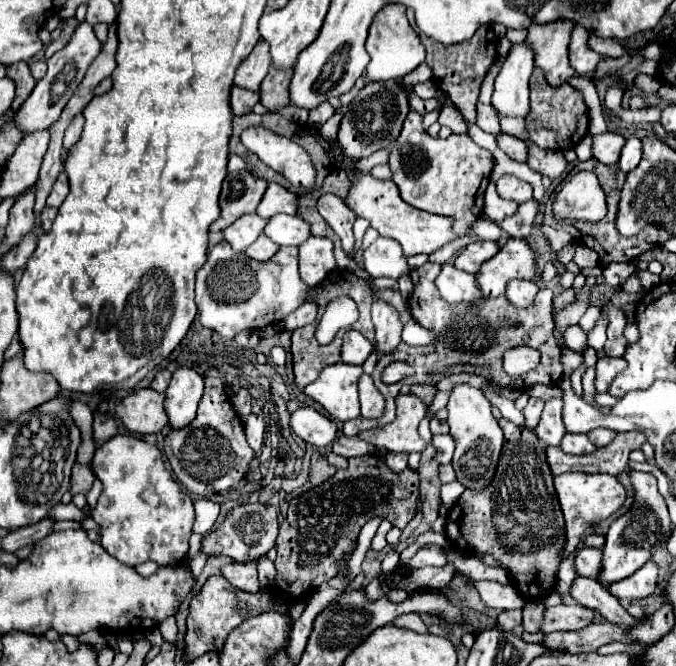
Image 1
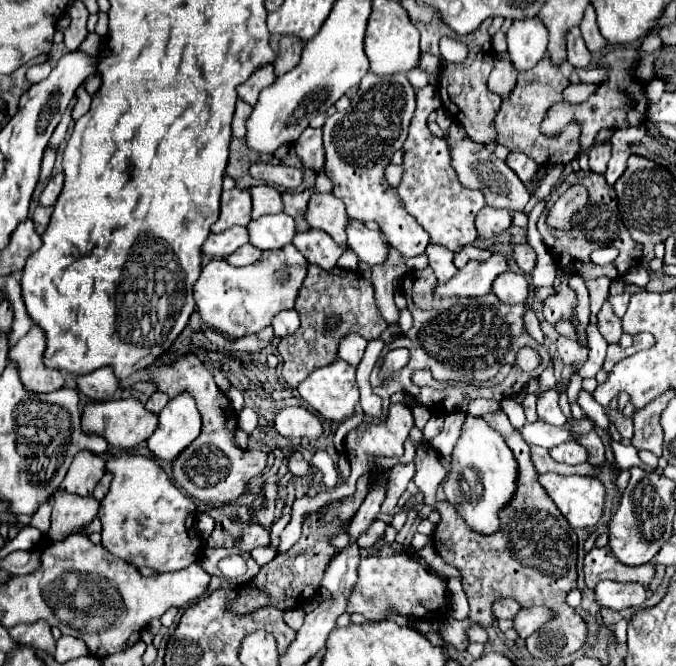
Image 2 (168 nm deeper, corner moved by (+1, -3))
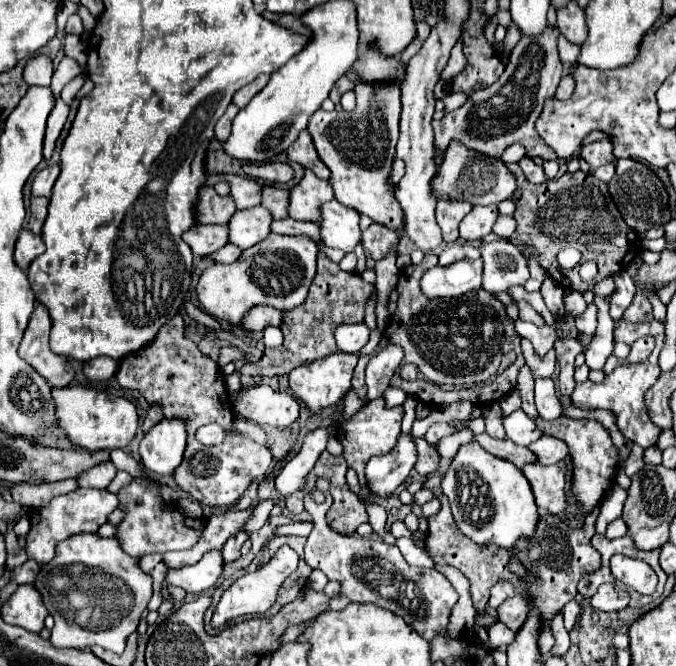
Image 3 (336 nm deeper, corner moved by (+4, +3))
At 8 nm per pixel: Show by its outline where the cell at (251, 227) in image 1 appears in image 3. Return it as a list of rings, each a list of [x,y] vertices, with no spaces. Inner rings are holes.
[[[194,225],[182,237],[196,255],[204,257],[228,243],[228,227],[226,225]]]

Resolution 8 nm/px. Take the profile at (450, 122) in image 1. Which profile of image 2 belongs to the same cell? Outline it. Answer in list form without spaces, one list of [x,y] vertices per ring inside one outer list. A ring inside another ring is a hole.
[[[483,207],[475,219],[475,227],[481,239],[491,239],[497,233],[505,231],[509,225],[511,225],[511,213],[495,207]]]

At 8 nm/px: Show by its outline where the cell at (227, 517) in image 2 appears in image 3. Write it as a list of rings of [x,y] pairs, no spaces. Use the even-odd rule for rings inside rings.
[[[236,533],[234,537],[230,537],[224,547],[222,547],[222,557],[224,557],[224,563],[232,563],[240,557],[240,547],[242,543],[248,539],[248,533]]]

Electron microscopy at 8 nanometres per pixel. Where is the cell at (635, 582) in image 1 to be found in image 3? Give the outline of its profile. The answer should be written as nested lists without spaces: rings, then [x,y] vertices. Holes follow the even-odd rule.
[[[610,583],[600,585],[596,595],[590,599],[592,607],[600,609],[600,611],[624,609],[624,607],[628,607],[628,601],[630,601],[630,595],[624,589],[618,589],[616,585],[610,585]]]

